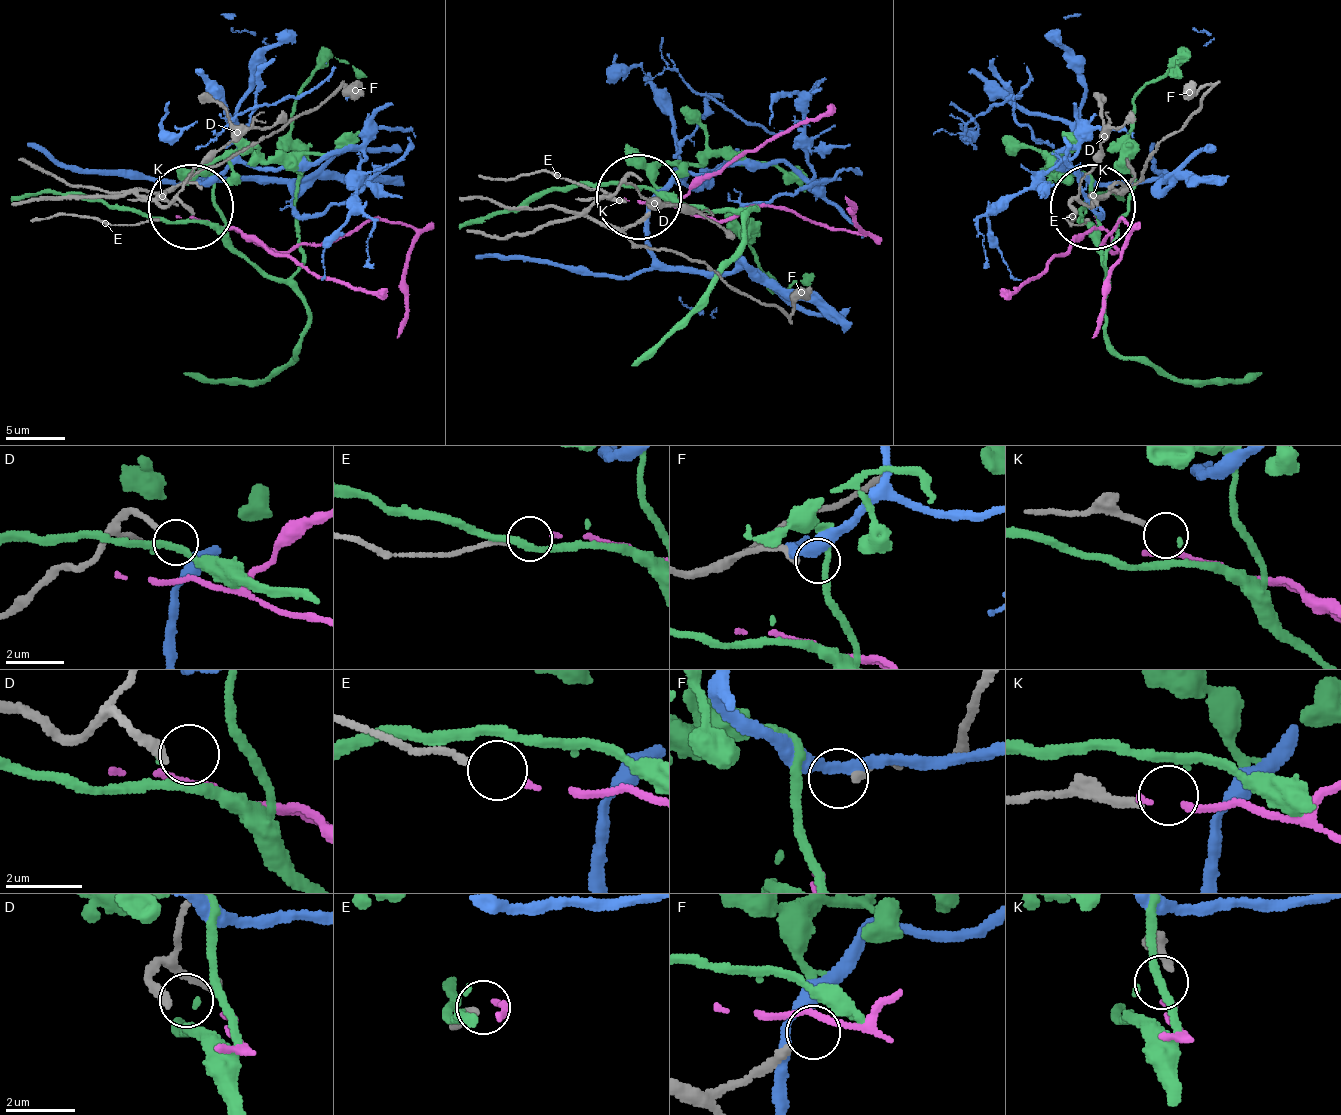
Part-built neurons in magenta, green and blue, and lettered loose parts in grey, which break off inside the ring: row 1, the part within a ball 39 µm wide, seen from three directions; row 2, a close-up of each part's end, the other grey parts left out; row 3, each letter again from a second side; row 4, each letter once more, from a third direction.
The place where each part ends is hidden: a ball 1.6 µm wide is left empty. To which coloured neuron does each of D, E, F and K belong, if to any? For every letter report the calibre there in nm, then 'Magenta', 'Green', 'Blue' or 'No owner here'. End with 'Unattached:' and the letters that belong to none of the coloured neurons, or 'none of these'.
D: Thickness 240 nm. No owner here
E: Thickness 190 nm. Magenta
F: Thickness 240 nm. No owner here
K: Thickness 200 nm. No owner here
Unattached: D, F, K

